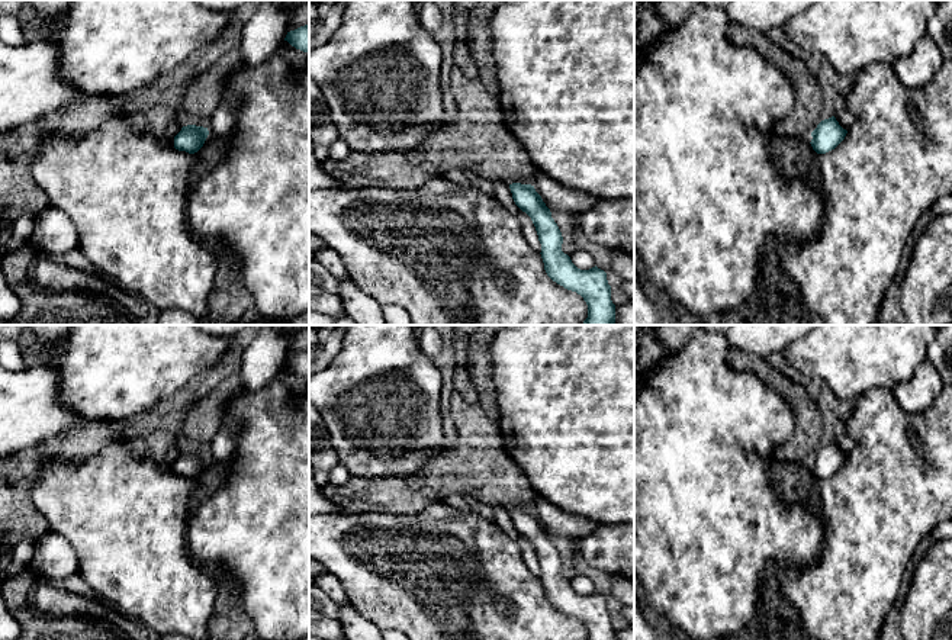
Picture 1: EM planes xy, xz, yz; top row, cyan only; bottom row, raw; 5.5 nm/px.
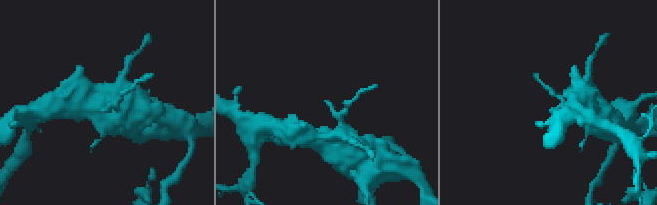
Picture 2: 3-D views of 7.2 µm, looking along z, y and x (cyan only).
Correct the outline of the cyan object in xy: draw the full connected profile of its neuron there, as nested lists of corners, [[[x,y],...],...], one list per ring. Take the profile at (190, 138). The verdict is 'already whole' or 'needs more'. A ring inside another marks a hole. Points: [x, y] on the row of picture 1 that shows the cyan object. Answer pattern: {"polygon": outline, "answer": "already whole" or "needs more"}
{"polygon": [[[187,125],[174,136],[174,148],[189,154],[197,152],[209,135],[208,128]]], "answer": "already whole"}

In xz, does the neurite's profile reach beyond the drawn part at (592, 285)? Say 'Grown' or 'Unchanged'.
Unchanged

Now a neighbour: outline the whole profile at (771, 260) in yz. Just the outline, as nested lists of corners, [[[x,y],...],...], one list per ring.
[[[775,242],[763,248],[762,273],[752,295],[737,308],[721,313],[723,325],[798,325],[805,309],[798,286],[784,270]]]

